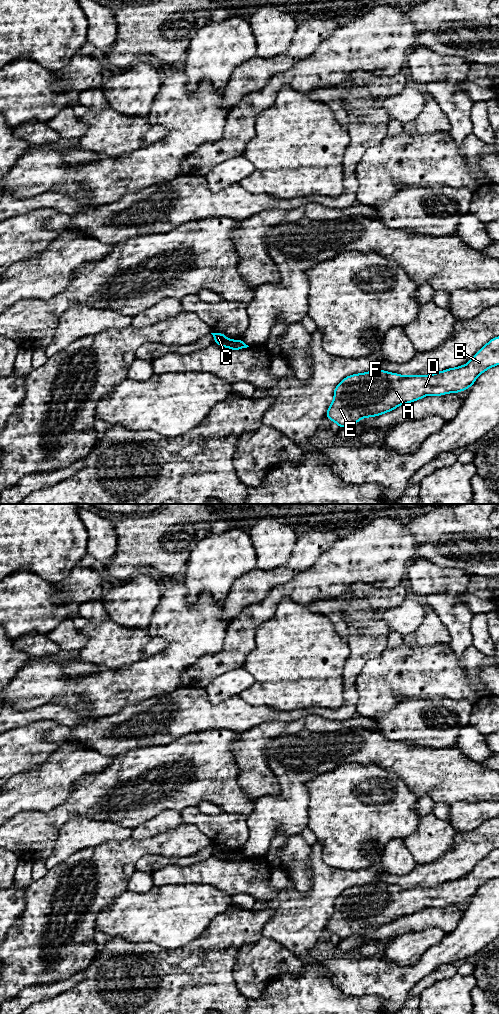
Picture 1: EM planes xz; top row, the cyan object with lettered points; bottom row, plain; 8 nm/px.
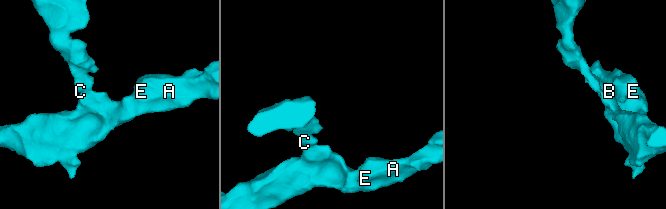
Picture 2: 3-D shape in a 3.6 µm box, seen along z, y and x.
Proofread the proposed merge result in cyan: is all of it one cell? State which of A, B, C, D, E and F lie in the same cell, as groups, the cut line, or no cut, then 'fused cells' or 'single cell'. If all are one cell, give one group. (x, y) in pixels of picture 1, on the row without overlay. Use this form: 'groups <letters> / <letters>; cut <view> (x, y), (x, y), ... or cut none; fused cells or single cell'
groups A B D E F / C; cut xz (237, 852), (224, 858); fused cells

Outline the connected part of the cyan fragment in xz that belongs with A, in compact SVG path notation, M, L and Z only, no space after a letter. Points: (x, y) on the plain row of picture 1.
M499 848L491 851L467 876L432 887L402 888L380 881L353 886L335 899L334 912L326 928L343 940L427 907L464 903L480 886L498 876Z

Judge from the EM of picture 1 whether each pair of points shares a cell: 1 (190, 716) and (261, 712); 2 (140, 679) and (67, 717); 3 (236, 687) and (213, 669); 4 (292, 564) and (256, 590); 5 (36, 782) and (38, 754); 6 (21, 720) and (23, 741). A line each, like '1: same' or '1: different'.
1: same
2: different
3: different
4: same
5: different
6: different

